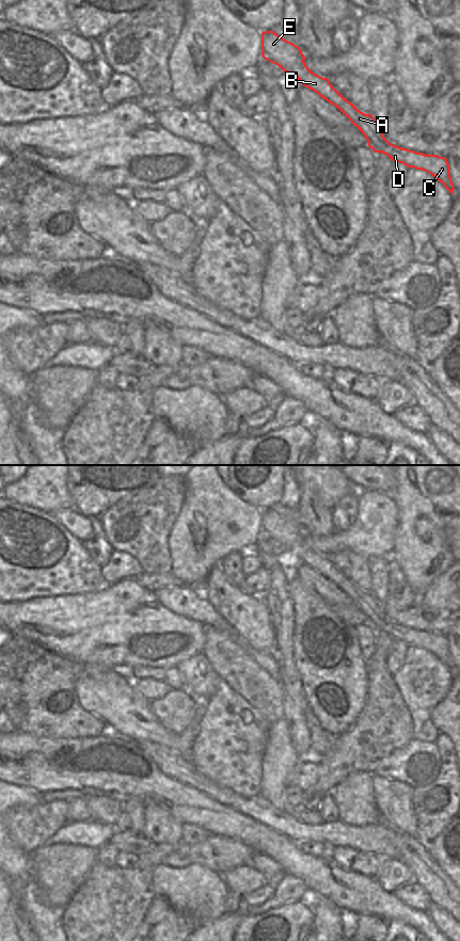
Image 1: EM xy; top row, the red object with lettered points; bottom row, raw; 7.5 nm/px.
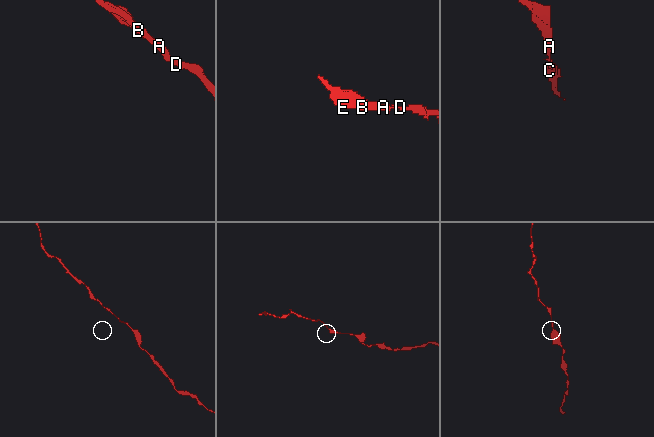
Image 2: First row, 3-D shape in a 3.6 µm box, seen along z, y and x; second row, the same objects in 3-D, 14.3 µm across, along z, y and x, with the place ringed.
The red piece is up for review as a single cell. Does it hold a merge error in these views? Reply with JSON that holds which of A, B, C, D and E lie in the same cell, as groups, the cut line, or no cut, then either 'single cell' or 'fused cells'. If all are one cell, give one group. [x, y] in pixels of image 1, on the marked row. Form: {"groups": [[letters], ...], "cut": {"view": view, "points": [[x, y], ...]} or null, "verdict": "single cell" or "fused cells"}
{"groups": [["A", "B", "C", "D", "E"]], "cut": null, "verdict": "single cell"}

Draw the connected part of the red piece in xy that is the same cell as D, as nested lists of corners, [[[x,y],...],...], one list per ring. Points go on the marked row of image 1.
[[[273,31],[261,33],[261,55],[277,65],[285,73],[295,76],[305,87],[335,106],[366,138],[375,153],[382,153],[393,161],[408,168],[423,170],[443,184],[454,194],[454,184],[449,175],[447,159],[438,155],[425,155],[391,144],[371,114],[361,112],[348,101],[329,81],[314,74],[305,64],[302,50]]]

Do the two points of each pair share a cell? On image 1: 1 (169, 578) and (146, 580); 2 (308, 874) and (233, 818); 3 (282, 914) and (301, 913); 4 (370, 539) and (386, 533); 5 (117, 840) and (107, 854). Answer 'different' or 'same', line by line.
1: same
2: same
3: same
4: same
5: different

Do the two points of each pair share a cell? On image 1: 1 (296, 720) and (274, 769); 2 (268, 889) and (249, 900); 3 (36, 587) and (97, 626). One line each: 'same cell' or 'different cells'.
1: different cells
2: same cell
3: different cells

